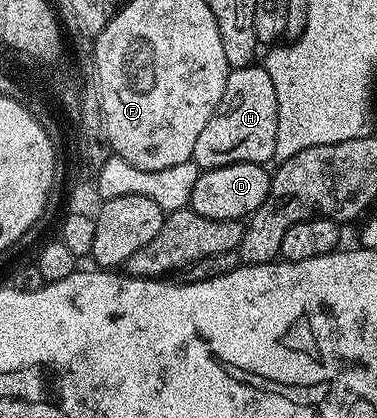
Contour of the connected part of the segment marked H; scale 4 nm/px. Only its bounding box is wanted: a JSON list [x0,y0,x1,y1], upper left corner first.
[192,64,278,170]

